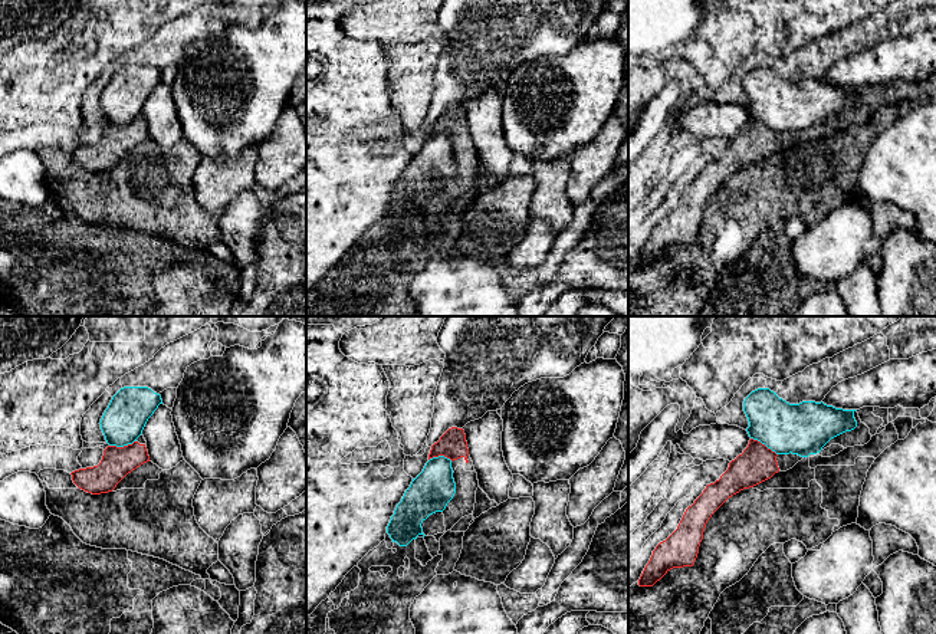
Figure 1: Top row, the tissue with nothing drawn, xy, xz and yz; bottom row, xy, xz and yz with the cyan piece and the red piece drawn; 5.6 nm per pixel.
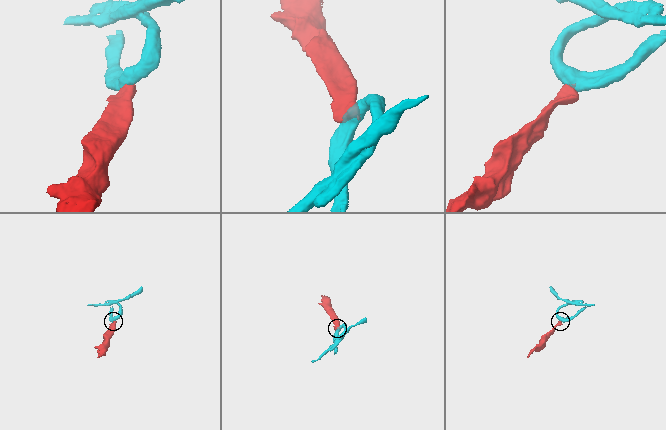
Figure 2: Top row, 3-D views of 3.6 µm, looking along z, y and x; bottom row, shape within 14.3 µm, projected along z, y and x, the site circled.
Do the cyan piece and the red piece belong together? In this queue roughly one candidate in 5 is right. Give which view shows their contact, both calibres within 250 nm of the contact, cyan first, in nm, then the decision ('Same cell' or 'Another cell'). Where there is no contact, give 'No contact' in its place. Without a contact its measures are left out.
Touches cyan in xy. Thickness 240 nm (cyan) against 180 nm. Another cell

